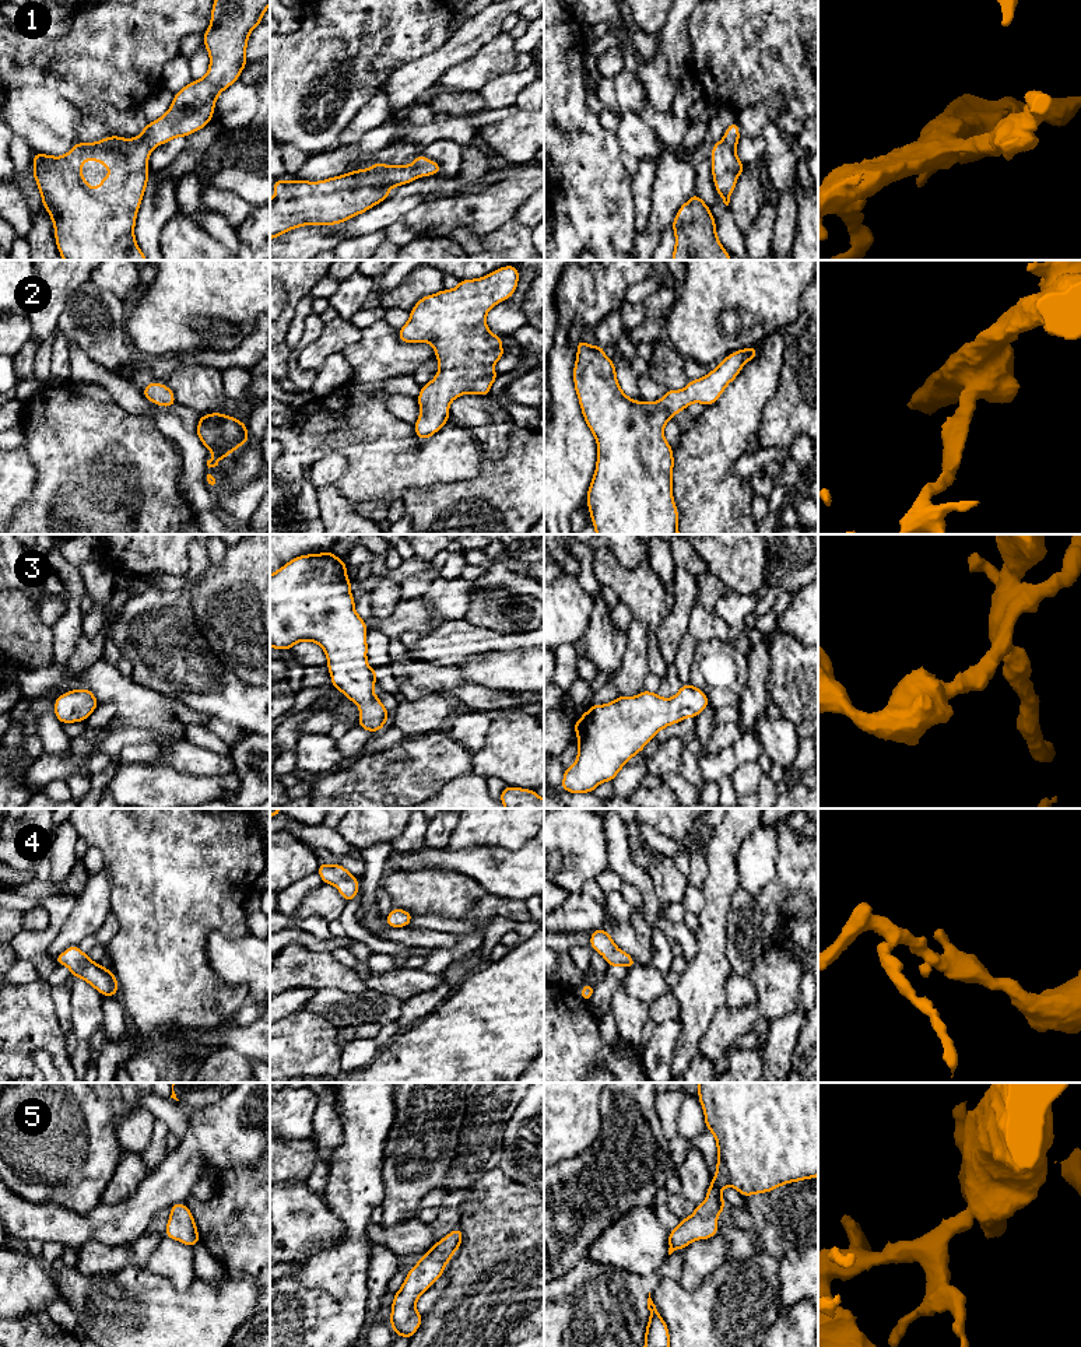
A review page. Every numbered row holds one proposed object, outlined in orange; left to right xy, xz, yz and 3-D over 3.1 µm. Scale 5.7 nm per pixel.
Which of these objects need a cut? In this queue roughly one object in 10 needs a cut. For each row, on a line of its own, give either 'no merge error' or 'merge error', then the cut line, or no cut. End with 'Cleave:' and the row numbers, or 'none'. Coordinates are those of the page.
1: no merge error | no cut
2: no merge error | no cut
3: no merge error | no cut
4: no merge error | no cut
5: no merge error | no cut
Cleave: none

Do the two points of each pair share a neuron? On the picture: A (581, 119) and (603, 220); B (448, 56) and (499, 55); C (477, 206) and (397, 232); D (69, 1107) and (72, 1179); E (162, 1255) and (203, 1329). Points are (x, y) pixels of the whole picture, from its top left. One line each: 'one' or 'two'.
A: one
B: two
C: one
D: one
E: two

